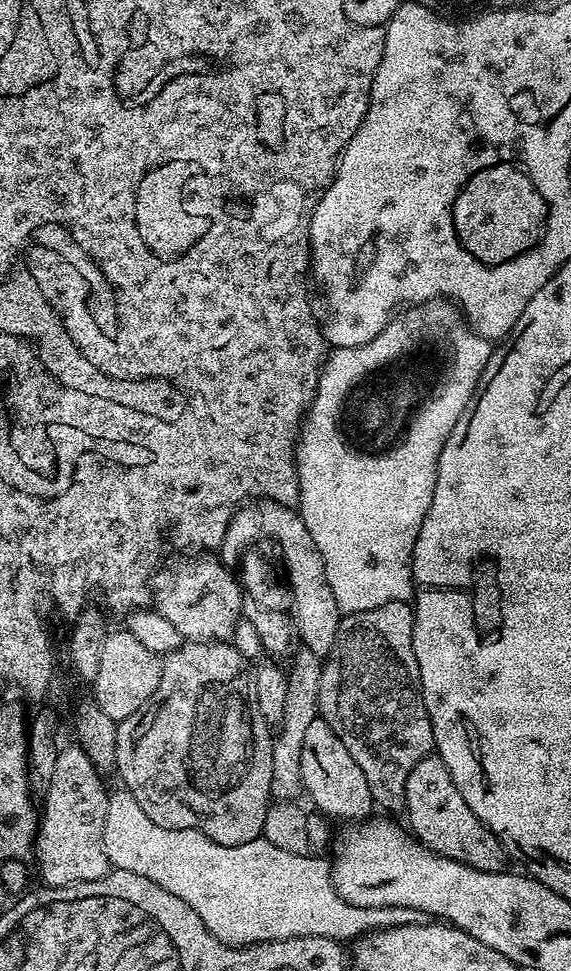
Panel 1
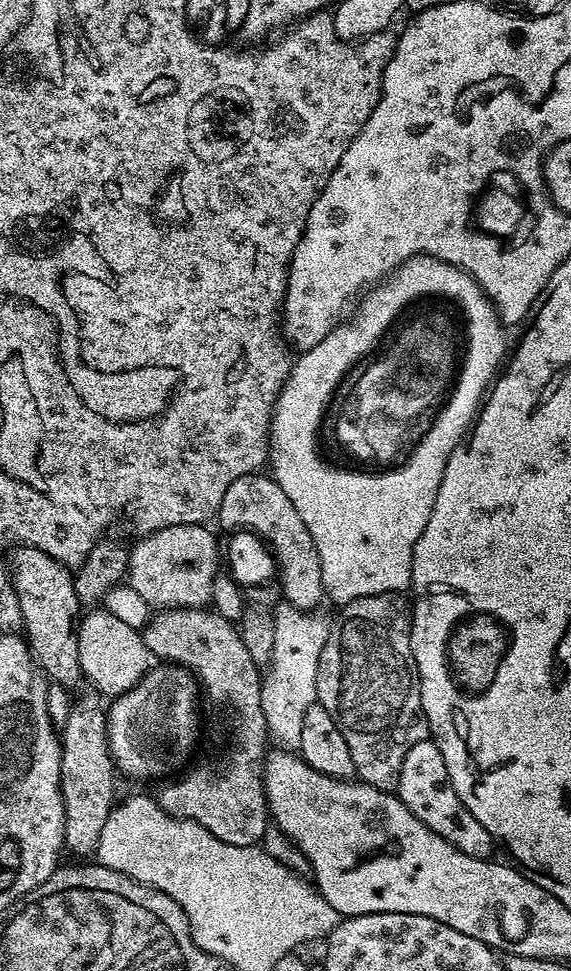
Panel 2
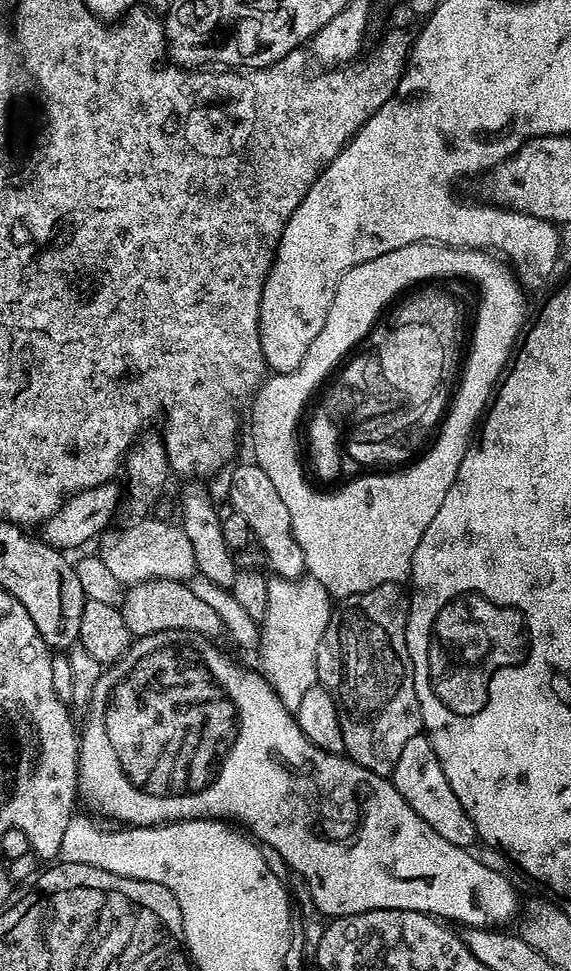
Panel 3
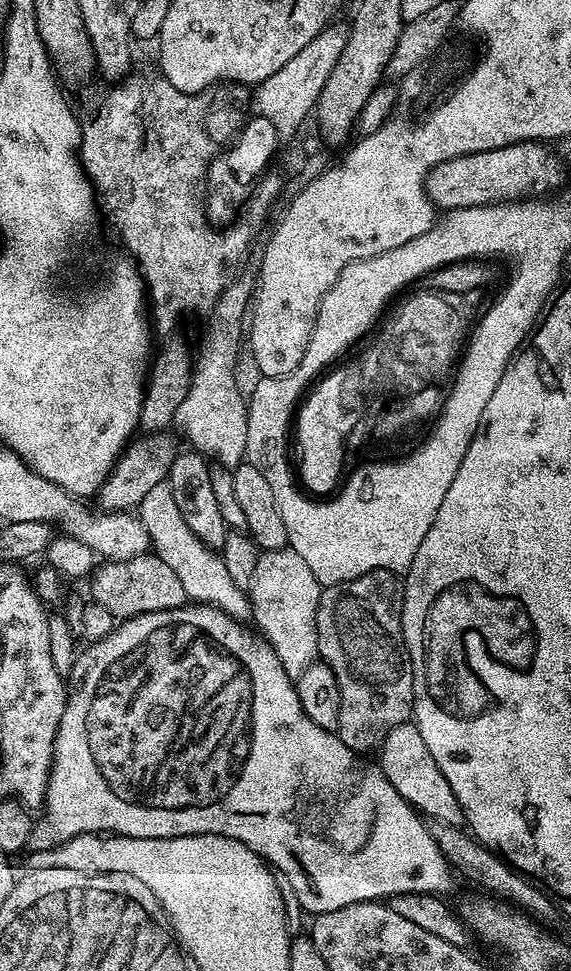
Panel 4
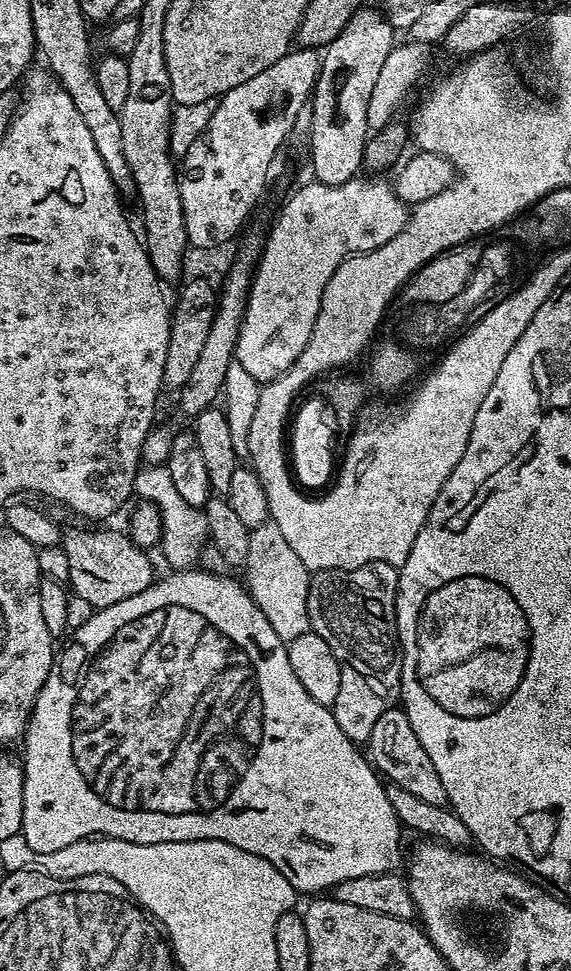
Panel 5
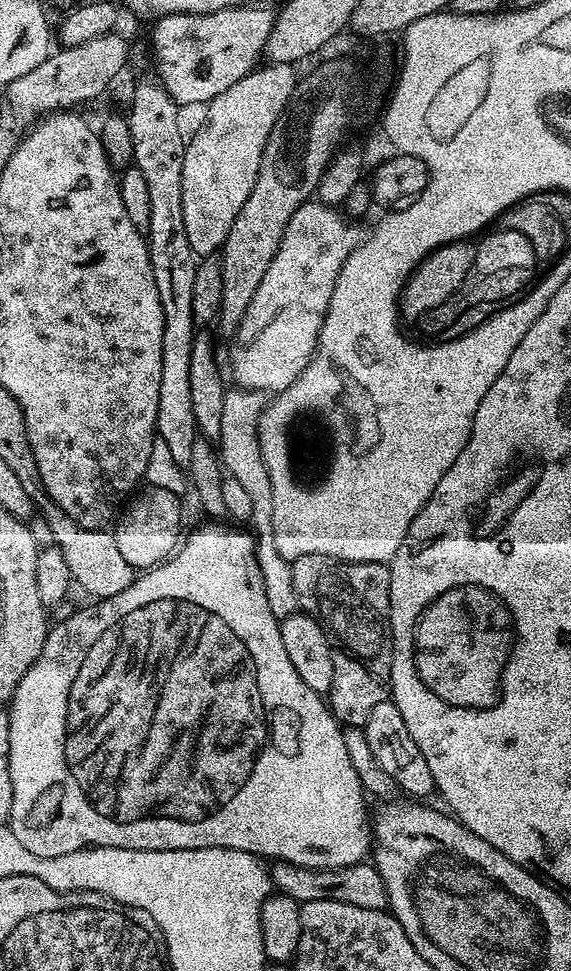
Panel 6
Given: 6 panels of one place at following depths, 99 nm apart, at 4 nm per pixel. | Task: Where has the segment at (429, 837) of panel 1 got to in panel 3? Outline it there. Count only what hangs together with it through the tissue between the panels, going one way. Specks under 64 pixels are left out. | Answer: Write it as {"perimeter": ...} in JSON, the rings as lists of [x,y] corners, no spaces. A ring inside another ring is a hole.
{"perimeter":[[[421,734],[410,738],[410,742],[406,742],[406,746],[402,746],[398,766],[394,766],[390,779],[392,785],[398,790],[398,794],[402,794],[402,798],[406,798],[406,802],[412,807],[414,814],[418,814],[418,818],[422,818],[422,822],[426,822],[426,826],[430,826],[436,833],[442,834],[442,838],[446,838],[446,842],[454,842],[454,846],[467,849],[473,847],[472,843],[477,843],[478,837],[474,822],[470,822],[470,814],[466,814],[466,810],[462,810],[462,802],[458,802],[454,790],[450,790],[450,782],[446,782],[442,762],[438,762],[438,754],[434,754],[434,746],[429,742],[427,735]]]}

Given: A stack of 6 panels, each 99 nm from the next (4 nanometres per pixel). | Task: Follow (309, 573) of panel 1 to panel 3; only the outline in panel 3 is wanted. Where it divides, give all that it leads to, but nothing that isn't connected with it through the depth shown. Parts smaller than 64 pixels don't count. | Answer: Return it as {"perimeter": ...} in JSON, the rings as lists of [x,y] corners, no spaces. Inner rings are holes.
{"perimeter":[[[254,462],[239,464],[231,469],[233,481],[230,482],[229,501],[232,511],[250,522],[250,530],[254,530],[256,544],[264,551],[269,566],[273,568],[271,571],[282,578],[299,580],[305,575],[306,569],[302,546],[298,546],[298,538],[294,538],[294,526],[290,526],[290,510],[286,510],[266,470]]]}

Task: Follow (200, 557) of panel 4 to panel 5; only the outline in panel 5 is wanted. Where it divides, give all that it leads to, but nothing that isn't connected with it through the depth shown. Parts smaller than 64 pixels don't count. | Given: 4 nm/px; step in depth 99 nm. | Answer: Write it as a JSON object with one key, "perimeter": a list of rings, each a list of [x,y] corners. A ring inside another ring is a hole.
{"perimeter":[[[145,465],[135,476],[135,495],[143,501],[153,503],[160,511],[162,532],[159,541],[160,551],[173,571],[193,569],[208,544],[208,525],[203,509],[192,508],[183,501],[171,481],[167,465]]]}

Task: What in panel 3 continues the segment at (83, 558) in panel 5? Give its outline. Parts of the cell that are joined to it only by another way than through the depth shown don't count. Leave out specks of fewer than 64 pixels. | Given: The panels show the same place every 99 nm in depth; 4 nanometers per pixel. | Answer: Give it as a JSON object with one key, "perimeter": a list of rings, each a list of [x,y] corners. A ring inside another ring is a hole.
{"perimeter":[[[147,580],[141,584],[131,585],[125,591],[124,601],[119,606],[122,618],[126,618],[126,626],[131,630],[133,637],[149,636],[150,634],[158,634],[166,630],[186,630],[187,632],[197,632],[199,636],[207,636],[216,638],[224,632],[222,619],[219,618],[217,611],[208,603],[202,602],[201,599],[194,594],[194,590],[187,583],[178,580]]]}

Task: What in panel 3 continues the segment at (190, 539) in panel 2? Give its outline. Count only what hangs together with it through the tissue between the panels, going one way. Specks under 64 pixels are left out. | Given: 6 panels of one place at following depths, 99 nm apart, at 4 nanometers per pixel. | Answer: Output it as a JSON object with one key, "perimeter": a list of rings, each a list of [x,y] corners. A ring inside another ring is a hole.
{"perimeter":[[[140,518],[129,528],[121,530],[117,536],[108,540],[108,545],[102,551],[102,557],[107,569],[118,578],[118,582],[124,586],[141,584],[147,580],[178,580],[181,582],[191,581],[197,575],[196,562],[194,560],[194,546],[190,544],[190,538],[186,538],[183,528],[179,523],[167,524],[164,520],[152,520],[153,518]]]}

